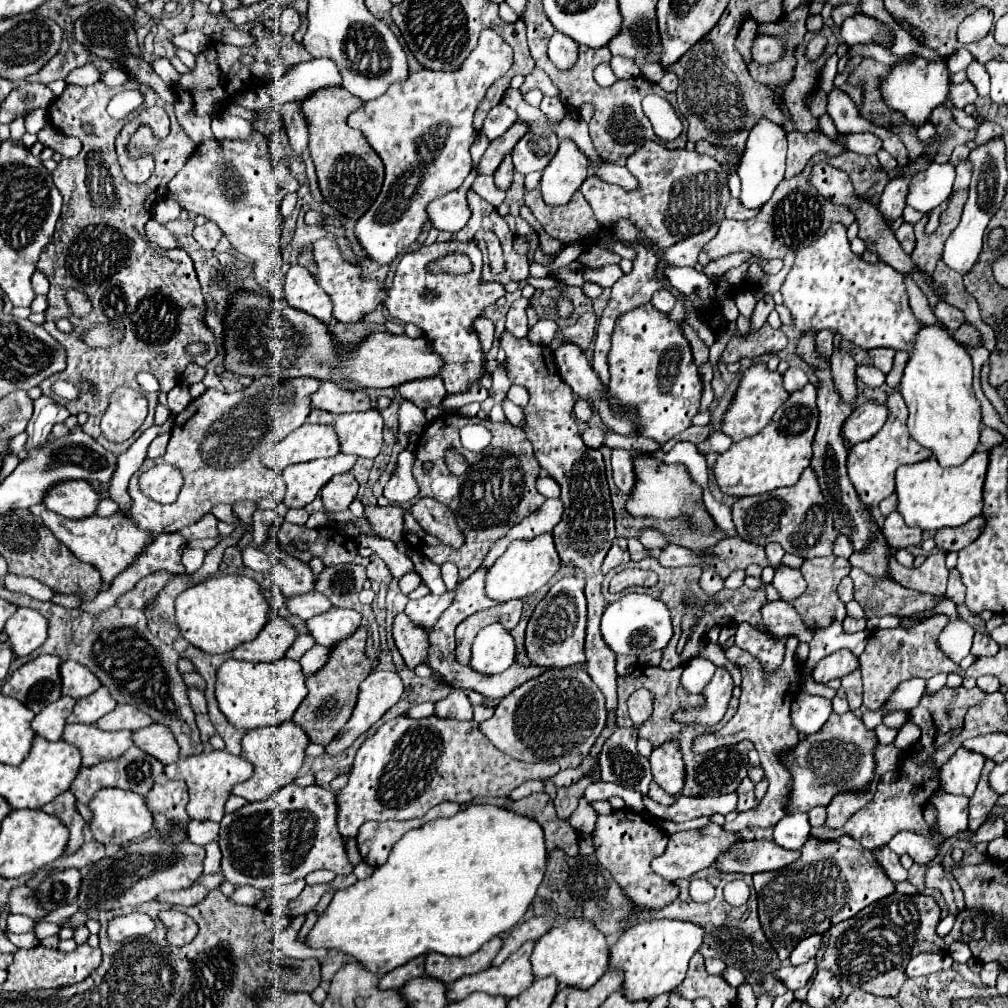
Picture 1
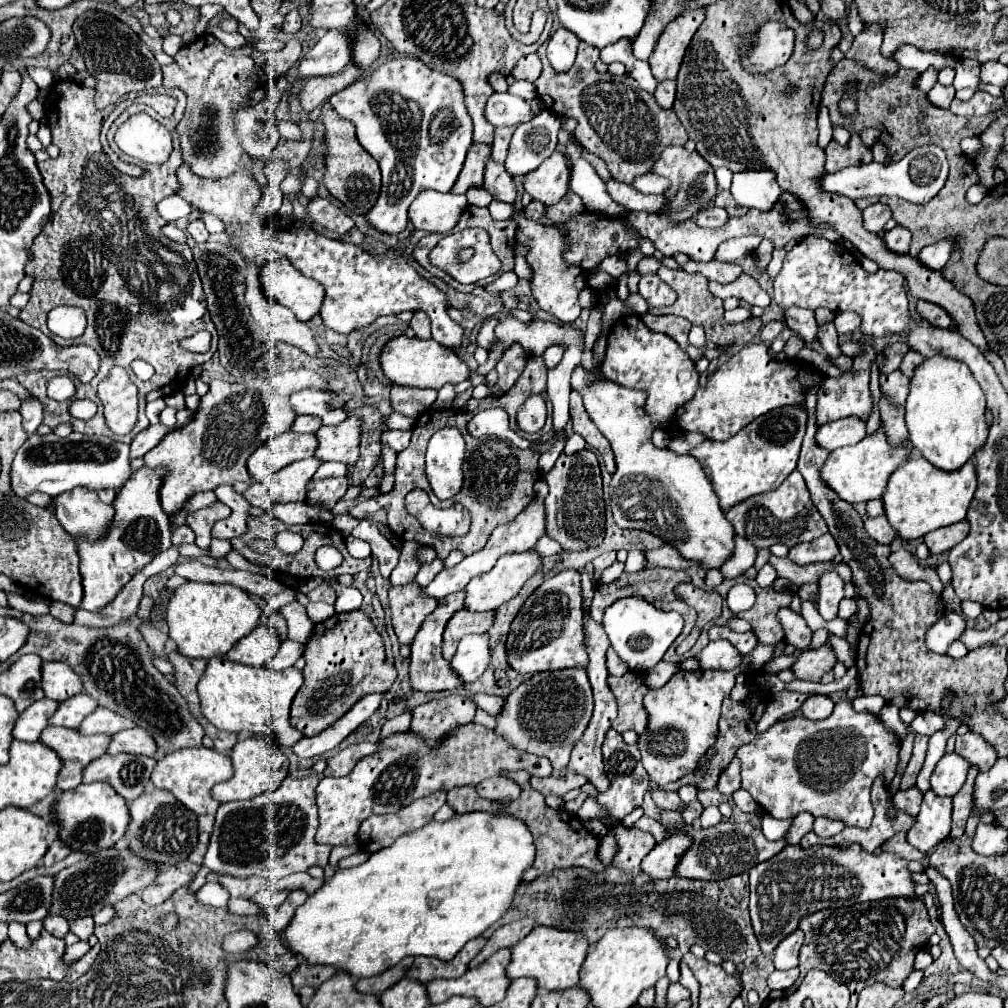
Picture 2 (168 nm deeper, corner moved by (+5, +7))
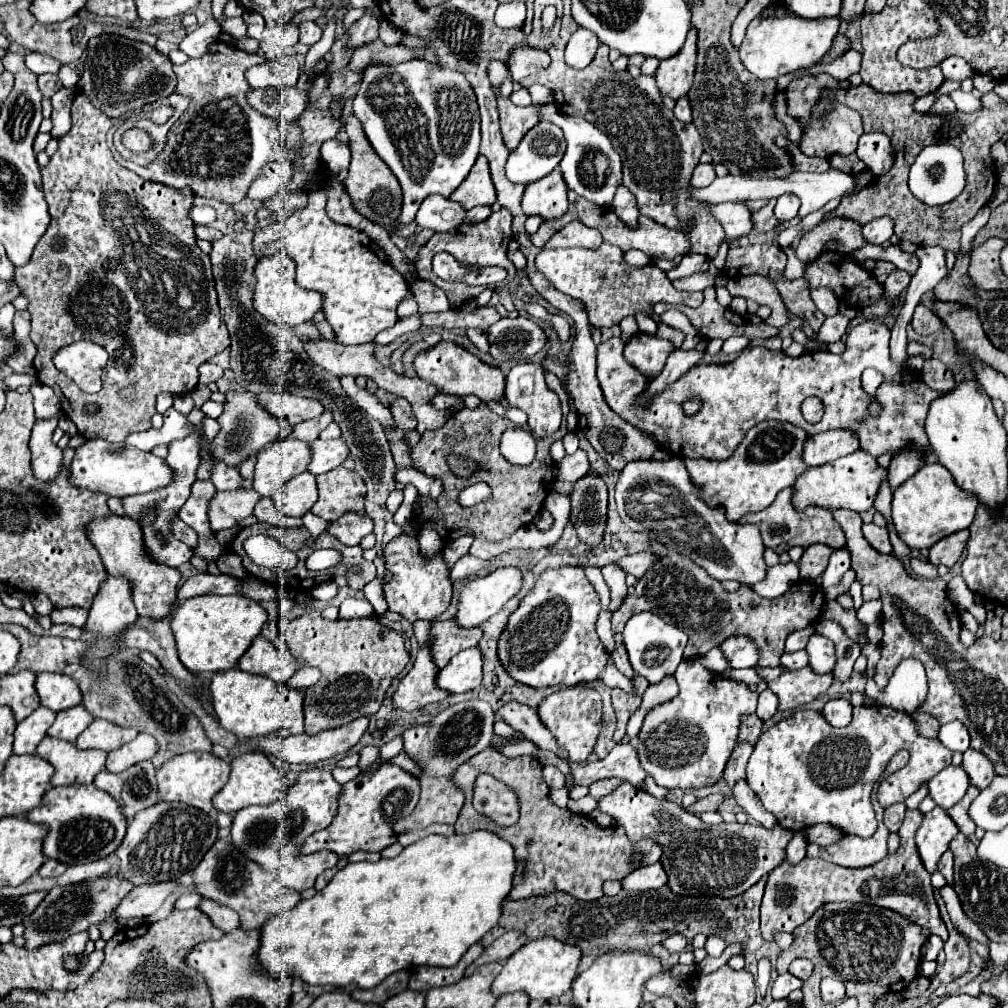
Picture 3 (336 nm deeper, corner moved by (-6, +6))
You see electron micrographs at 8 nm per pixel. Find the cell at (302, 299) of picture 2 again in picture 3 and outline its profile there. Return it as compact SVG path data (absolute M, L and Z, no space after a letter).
M271 254L259 258L253 270L257 284L253 290L253 306L255 312L259 312L265 320L269 320L275 326L287 324L287 326L299 326L303 322L309 322L315 312L321 310L321 300L319 294L313 290L303 290L295 286L295 262L287 254Z

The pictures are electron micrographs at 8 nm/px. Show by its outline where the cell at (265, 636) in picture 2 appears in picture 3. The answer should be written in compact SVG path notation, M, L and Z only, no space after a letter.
M257 636L255 642L247 648L247 652L241 656L237 668L249 674L265 676L275 668L277 652L271 642L267 642L263 636Z

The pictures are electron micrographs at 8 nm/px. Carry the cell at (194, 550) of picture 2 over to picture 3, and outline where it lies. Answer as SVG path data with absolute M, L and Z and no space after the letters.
M175 518L173 520L173 530L171 530L171 534L175 534L175 538L177 540L181 540L181 542L185 542L187 546L197 546L197 536L195 536L195 530L193 528L189 528L181 518Z

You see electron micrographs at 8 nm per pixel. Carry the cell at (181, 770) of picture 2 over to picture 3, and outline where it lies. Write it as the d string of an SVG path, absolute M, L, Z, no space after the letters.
M187 752L179 754L171 760L167 760L159 770L157 770L157 786L159 786L159 796L165 802L183 802L193 808L199 808L203 812L211 812L211 798L215 792L219 792L231 774L231 766L213 756L211 752Z

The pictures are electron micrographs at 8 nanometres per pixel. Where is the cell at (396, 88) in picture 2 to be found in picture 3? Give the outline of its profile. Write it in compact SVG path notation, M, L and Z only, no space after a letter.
M411 60L395 66L367 66L353 100L353 112L379 154L403 188L401 222L409 224L429 194L451 196L473 168L481 130L477 96L467 78L427 60Z

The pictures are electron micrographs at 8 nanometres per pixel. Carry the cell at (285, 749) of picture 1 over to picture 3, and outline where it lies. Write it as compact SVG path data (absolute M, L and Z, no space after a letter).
M247 752L237 756L231 762L231 776L225 788L213 796L213 808L217 812L235 814L245 806L267 806L275 800L281 800L287 792L287 780L279 774L279 770L271 764L271 760L259 752Z

